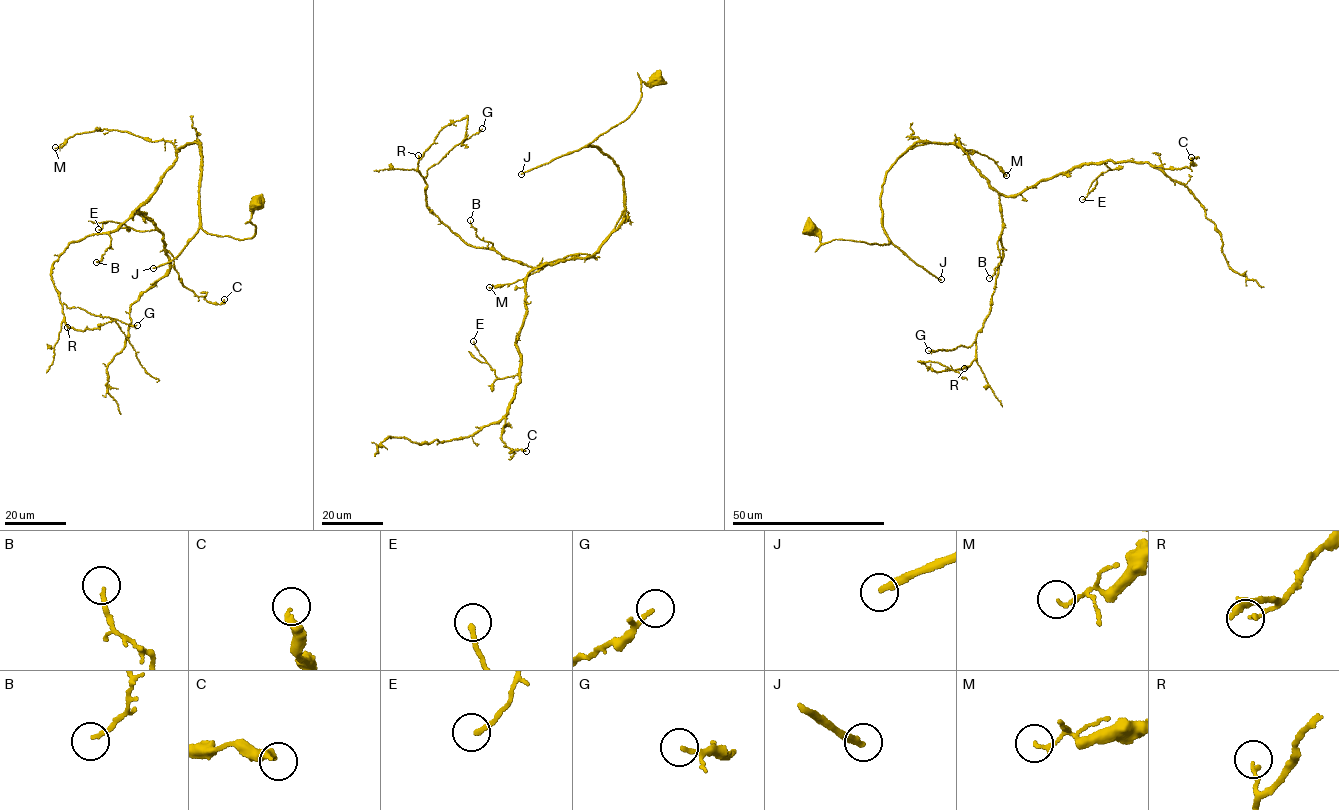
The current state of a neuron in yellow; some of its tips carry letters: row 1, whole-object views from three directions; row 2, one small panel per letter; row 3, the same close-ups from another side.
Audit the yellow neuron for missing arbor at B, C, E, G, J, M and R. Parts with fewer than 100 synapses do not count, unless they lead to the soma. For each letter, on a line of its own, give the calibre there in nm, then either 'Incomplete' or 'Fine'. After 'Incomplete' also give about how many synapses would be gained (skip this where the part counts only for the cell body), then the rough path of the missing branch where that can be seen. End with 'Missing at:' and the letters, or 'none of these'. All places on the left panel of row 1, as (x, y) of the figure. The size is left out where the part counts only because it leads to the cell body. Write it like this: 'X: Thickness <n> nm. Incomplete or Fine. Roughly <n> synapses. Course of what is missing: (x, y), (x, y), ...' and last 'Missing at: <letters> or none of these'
B: Thickness 150 nm. Fine
C: Thickness 280 nm. Fine
E: Thickness 160 nm. Fine
G: Thickness 110 nm. Fine
J: Thickness 220 nm. Incomplete. Roughly 250 synapses. Course of what is missing: (153, 268), (89, 278), (56, 464), (59, 482), (88, 515), (123, 522)
M: Thickness 150 nm. Fine
R: Thickness 140 nm. Fine
Missing at: J

